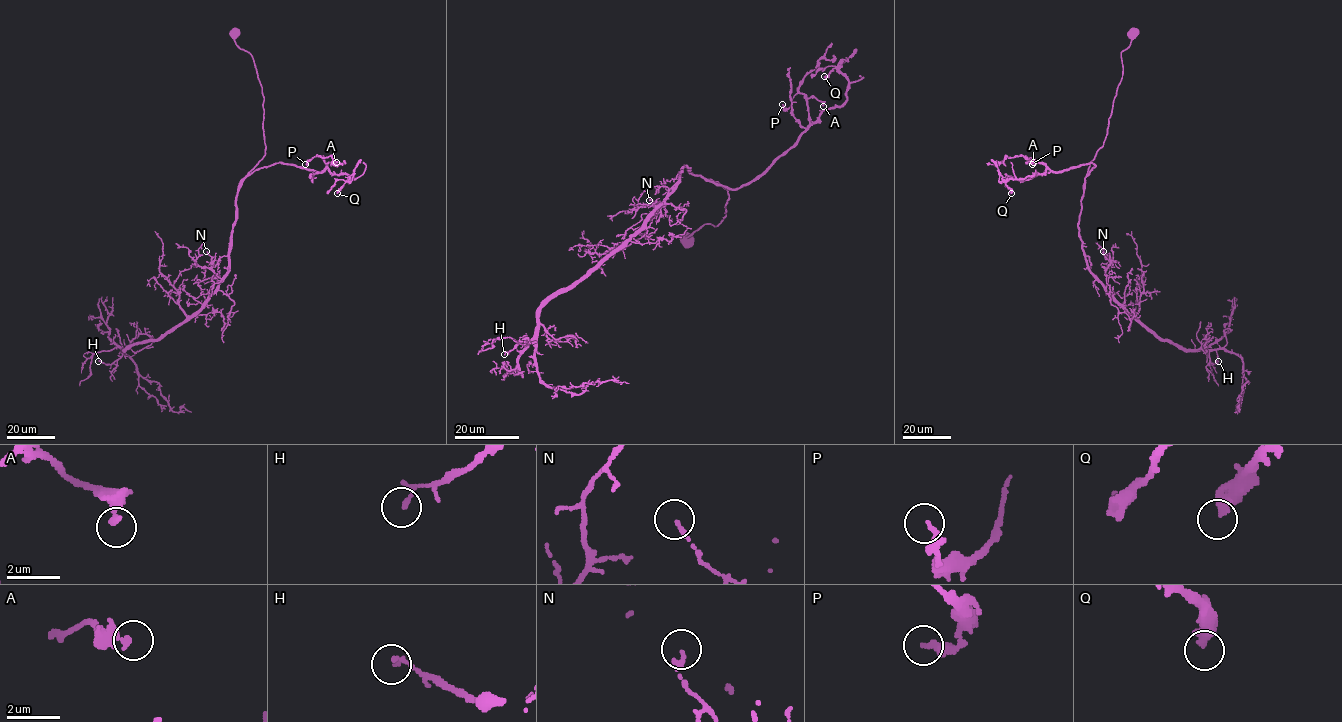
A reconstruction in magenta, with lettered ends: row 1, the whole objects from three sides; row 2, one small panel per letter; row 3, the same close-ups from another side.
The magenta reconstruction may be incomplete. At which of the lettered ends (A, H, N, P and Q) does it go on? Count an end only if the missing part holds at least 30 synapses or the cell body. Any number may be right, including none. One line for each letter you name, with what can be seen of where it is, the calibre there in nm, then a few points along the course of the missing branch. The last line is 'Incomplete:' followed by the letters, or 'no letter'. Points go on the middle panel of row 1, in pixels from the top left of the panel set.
Incomplete: no letter

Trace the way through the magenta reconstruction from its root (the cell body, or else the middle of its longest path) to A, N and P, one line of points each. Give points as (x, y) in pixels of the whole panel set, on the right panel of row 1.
A: (1133, 33), (1121, 52), (1122, 77), (1107, 134), (1088, 174), (1095, 166), (1052, 172), (1026, 162), (1033, 162)
N: (1133, 33), (1121, 52), (1107, 134), (1085, 178), (1078, 226), (1088, 270), (1105, 287), (1110, 262), (1103, 251)
P: (1133, 33), (1121, 52), (1107, 134), (1088, 174), (1095, 166), (1052, 172), (1023, 156), (1032, 164)

